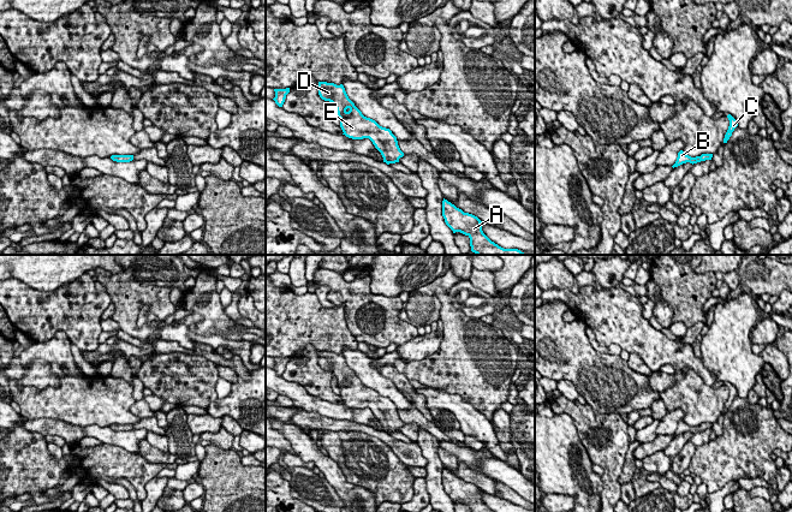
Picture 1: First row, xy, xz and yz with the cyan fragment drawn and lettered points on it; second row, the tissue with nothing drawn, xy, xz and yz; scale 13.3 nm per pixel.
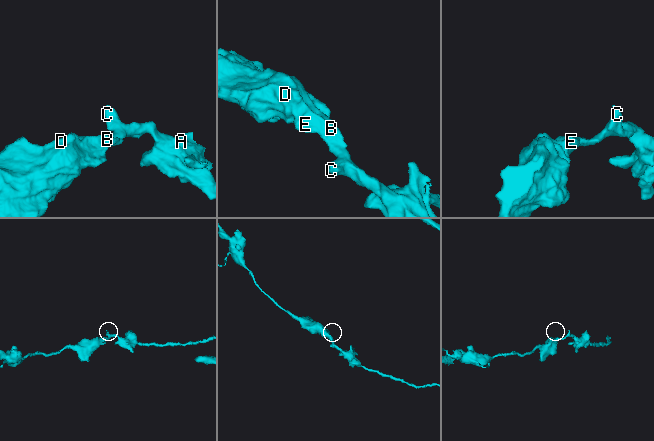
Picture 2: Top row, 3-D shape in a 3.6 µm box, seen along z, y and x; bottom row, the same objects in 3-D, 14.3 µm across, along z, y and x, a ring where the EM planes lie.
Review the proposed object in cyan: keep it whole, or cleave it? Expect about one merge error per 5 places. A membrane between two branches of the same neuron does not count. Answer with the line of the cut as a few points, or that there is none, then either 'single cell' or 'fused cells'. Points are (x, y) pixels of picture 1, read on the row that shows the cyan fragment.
no cut | single cell

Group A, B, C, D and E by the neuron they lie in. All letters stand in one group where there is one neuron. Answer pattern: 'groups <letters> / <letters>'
groups A B C D E

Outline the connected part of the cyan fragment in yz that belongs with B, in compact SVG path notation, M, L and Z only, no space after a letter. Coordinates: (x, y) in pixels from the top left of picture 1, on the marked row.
M680 150L678 153L677 161L672 167L674 168L674 167L678 167L686 162L690 162L693 165L693 163L697 163L701 161L711 160L711 157L713 157L713 154L702 154L701 156L691 157L691 156L686 155L683 150Z

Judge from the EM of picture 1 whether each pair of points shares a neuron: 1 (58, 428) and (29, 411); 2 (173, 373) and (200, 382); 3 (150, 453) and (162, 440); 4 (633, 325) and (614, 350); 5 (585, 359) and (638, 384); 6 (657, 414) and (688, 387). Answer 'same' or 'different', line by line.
1: different
2: same
3: different
4: different
5: same
6: different

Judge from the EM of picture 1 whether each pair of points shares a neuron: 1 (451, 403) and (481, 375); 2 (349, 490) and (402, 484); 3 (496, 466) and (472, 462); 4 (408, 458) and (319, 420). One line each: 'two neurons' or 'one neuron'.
1: two neurons
2: two neurons
3: one neuron
4: one neuron

